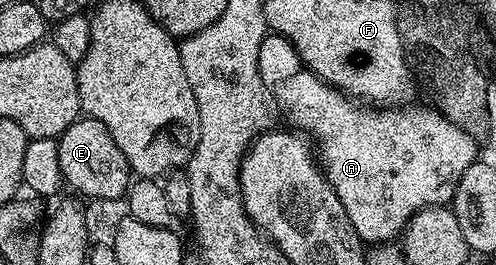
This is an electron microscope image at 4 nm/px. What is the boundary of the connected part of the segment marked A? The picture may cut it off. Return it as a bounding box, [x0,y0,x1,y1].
[259,34,478,246]

